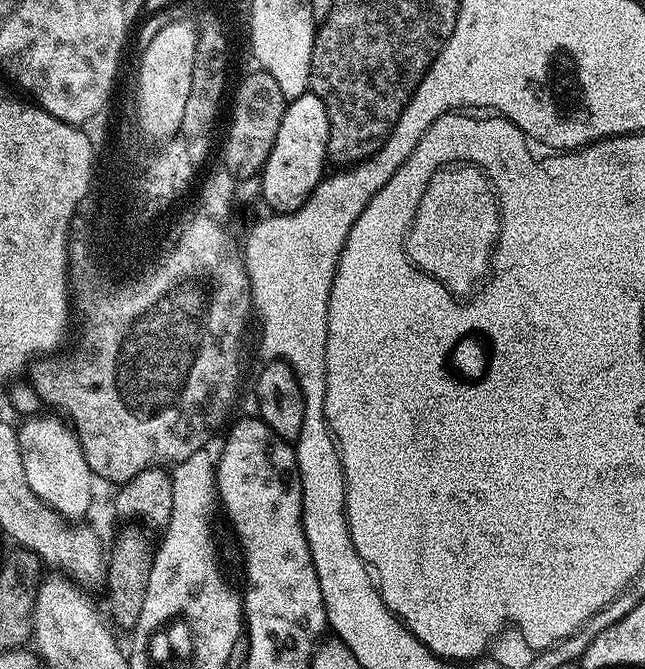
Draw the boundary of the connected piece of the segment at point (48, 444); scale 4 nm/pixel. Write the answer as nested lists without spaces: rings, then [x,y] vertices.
[[[35,415],[25,419],[22,423],[24,425],[19,425],[22,470],[26,470],[26,482],[30,482],[30,490],[34,490],[34,494],[38,494],[44,504],[53,508],[66,521],[80,522],[83,521],[80,519],[89,515],[87,504],[90,466],[71,427],[55,415],[46,415]]]

